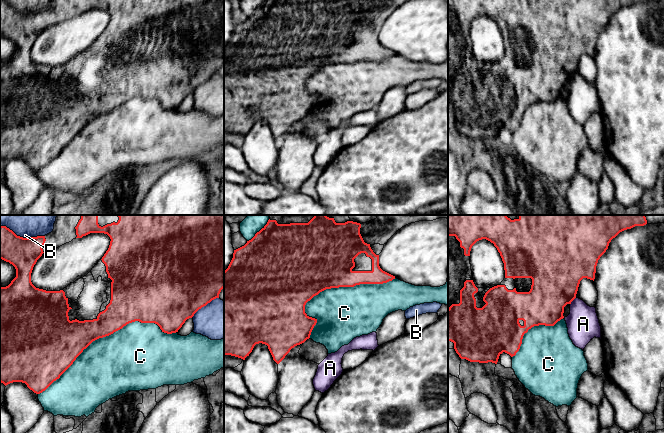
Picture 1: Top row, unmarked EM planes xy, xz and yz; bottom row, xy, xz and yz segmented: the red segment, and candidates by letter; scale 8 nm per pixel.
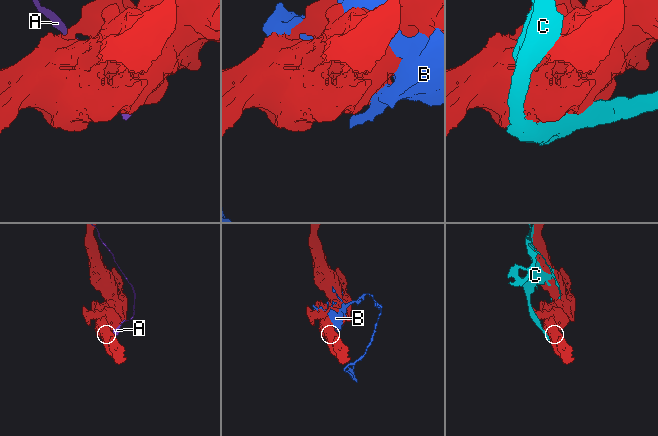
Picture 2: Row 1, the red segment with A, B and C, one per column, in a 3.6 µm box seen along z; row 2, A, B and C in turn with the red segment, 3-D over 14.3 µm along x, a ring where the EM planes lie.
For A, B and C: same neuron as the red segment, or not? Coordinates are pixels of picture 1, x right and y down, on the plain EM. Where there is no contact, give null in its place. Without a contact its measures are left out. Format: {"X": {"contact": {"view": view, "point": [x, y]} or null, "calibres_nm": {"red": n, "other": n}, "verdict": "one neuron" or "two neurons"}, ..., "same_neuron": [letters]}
{"A": {"contact": {"view": "yz", "point": [572, 76]}, "calibres_nm": {"red": 400, "other": 260}, "verdict": "two neurons"}, "B": {"contact": {"view": "xy", "point": [22, 13]}, "calibres_nm": {"red": 260, "other": 110}, "verdict": "two neurons"}, "C": {"contact": {"view": "xy", "point": [105, 112]}, "calibres_nm": {"red": 260, "other": 480}, "verdict": "two neurons"}, "same_neuron": []}

